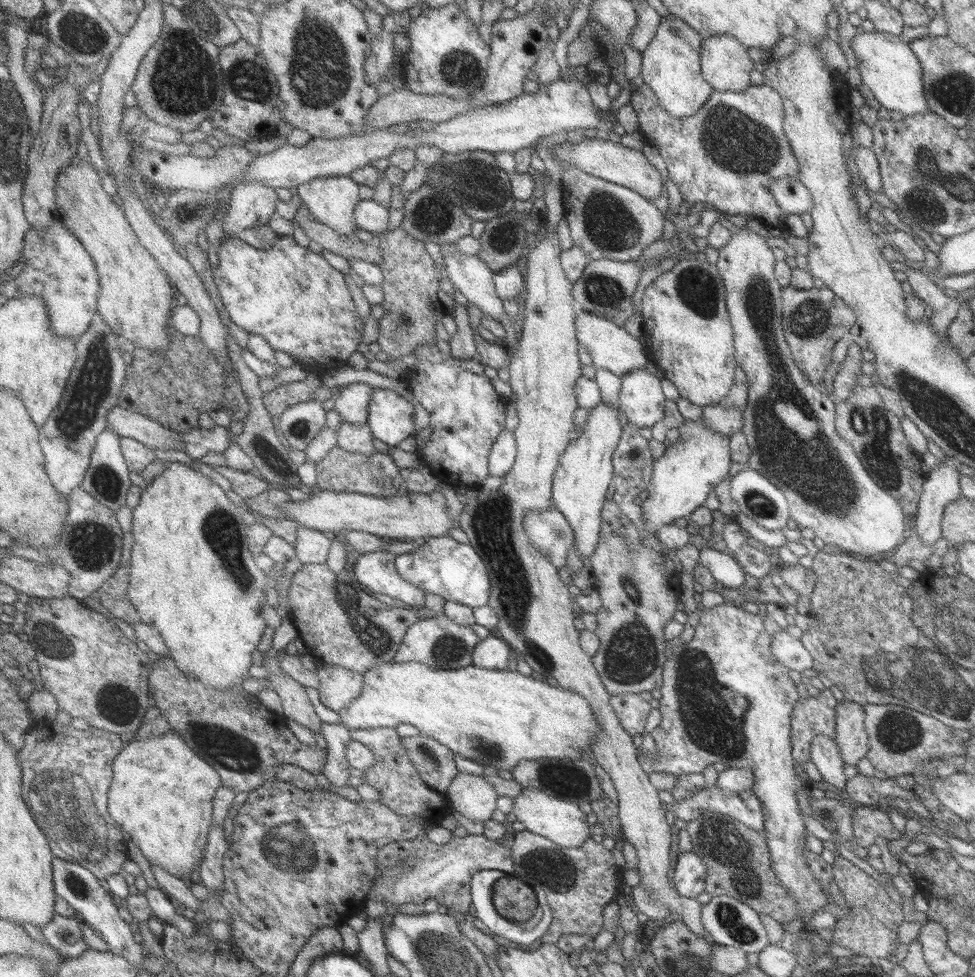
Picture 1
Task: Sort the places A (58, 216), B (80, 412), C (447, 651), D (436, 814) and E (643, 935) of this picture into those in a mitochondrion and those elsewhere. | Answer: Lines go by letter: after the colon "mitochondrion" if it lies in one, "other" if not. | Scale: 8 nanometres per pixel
A: other
B: mitochondrion
C: mitochondrion
D: other
E: other

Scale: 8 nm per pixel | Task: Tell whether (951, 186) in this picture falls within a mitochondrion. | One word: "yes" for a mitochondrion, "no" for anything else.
yes

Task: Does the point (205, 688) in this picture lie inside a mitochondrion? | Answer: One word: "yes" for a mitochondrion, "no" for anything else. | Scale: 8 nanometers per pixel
no

